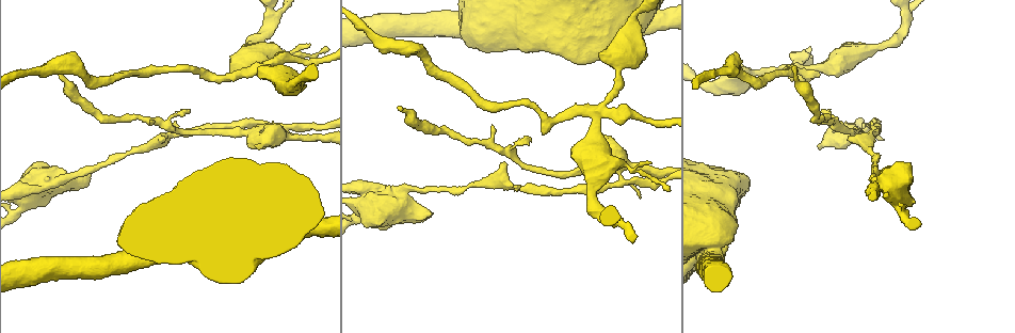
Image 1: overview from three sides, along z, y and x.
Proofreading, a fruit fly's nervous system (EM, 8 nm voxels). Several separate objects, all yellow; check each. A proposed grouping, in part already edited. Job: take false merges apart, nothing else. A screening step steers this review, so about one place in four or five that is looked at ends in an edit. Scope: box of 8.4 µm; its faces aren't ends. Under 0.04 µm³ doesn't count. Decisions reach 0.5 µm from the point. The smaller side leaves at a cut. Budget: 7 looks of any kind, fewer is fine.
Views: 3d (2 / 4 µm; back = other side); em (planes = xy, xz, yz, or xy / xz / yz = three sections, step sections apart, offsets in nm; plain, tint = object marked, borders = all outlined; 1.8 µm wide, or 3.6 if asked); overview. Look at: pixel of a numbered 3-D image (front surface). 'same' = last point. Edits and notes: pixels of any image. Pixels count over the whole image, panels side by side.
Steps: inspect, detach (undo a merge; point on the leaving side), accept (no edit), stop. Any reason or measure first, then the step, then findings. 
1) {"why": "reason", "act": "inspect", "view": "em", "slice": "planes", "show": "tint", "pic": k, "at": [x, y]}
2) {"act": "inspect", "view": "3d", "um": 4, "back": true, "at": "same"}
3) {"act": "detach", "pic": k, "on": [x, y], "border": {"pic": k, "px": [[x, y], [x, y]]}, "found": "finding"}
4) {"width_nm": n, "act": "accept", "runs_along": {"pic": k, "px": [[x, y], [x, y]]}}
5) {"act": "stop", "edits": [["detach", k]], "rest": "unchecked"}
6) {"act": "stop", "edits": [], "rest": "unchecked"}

{"act": "inspect", "view": "3d", "um": 2, "pic": 1, "at": [617, 171]}

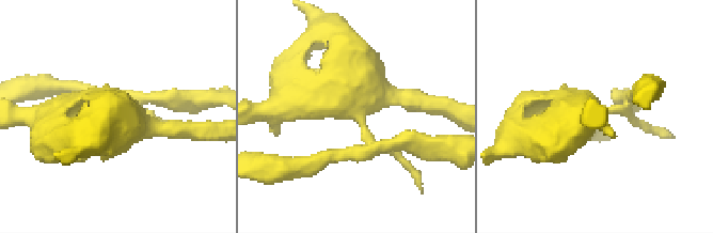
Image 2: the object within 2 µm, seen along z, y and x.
{"why": "now the EM", "act": "inspect", "view": "em", "um": 3.6, "slice": "xy", "step": 4, "show": "tint", "pic": 2, "at": [349, 110]}

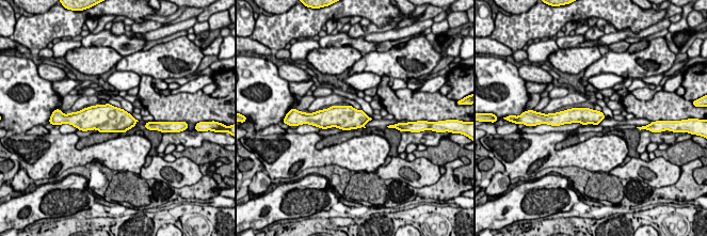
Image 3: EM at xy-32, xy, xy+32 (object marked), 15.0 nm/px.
{"act": "inspect", "view": "em", "um": 3.6, "slice": "planes", "show": "tint", "at": "same"}

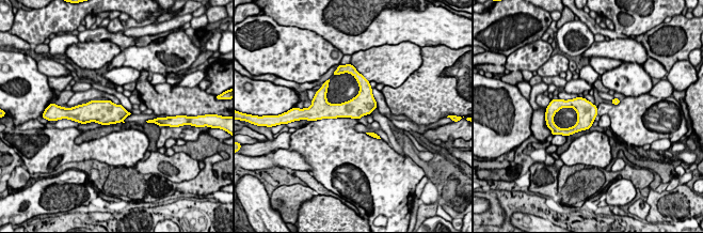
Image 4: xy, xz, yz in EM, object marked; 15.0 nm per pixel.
{"width_nm": 300, "act": "accept", "found": "one cell here"}

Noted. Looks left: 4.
{"why": "four arms meet", "act": "inspect", "view": "3d", "um": 2, "pic": 1, "at": [801, 65]}

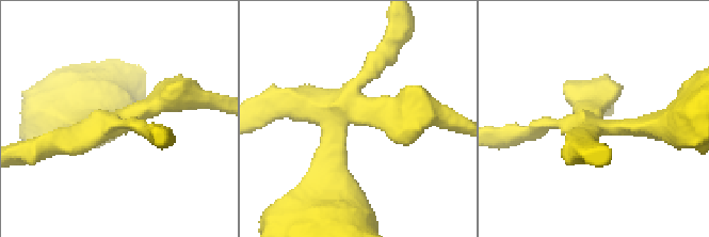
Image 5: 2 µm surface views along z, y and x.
{"arms": 4, "act": "inspect", "view": "em", "slice": "planes", "show": "plain", "pic": 5, "at": [590, 128]}

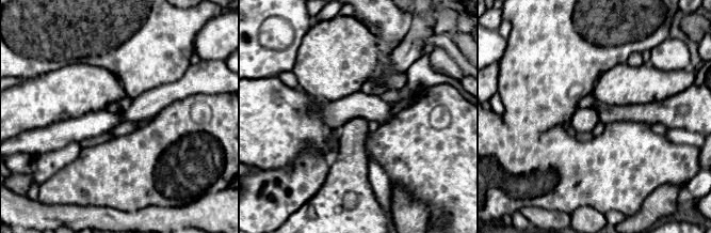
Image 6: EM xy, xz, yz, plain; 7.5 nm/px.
{"act": "inspect", "view": "em", "slice": "planes", "show": "tint", "at": "same"}

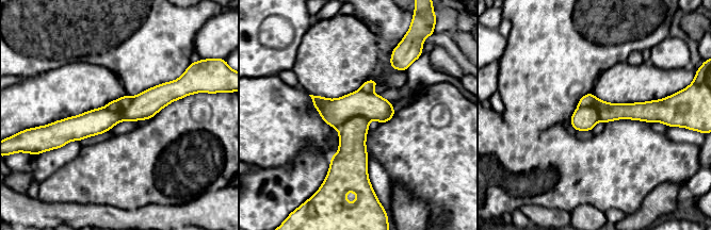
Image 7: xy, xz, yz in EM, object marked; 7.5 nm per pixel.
{"act": "detach", "pic": 7, "on": [146, 104], "found": "two cells meet here"}

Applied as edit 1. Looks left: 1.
{"act": "stop", "edits": [["detach", 7]], "rest": "unchecked"}

